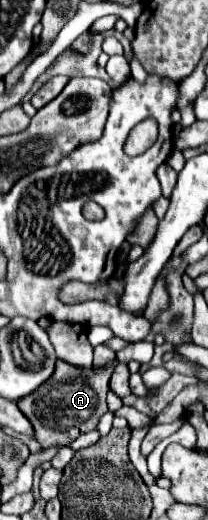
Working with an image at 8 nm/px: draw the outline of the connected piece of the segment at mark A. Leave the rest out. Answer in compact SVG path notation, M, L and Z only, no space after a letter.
M114 359L98 369L96 367L76 369L76 365L58 361L52 377L48 381L44 381L44 385L40 385L40 389L36 389L36 393L30 393L28 397L22 397L16 403L18 409L32 423L42 449L50 449L52 445L68 445L78 435L96 429L98 419L108 411L108 407L106 407L108 381L110 381L112 369L116 365L118 365L118 361Z

